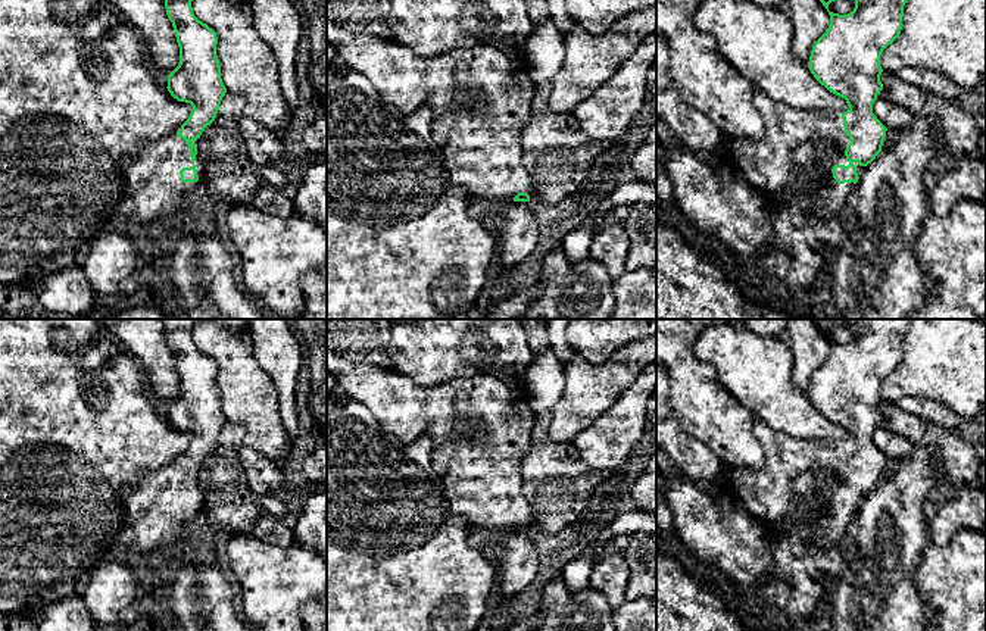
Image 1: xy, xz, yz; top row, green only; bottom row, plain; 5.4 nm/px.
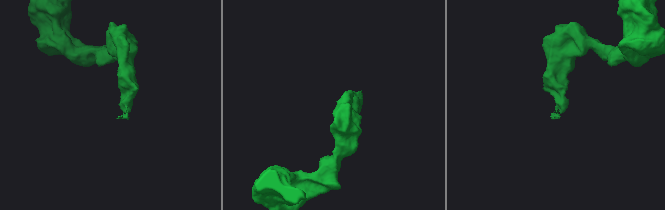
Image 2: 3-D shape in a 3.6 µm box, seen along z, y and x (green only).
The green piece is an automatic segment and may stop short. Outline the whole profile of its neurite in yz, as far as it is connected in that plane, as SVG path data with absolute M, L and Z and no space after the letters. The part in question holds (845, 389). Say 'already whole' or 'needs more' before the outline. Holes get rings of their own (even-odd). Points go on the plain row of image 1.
needs more; M817 319L818 328L830 344L830 354L814 372L808 397L814 407L830 422L846 429L849 438L843 443L795 438L768 427L755 418L752 431L762 446L765 465L753 471L743 466L730 469L731 494L758 521L783 525L787 518L796 518L809 530L815 544L831 547L846 537L848 525L864 499L882 481L887 457L873 443L877 424L883 419L880 385L901 363L904 335L911 319ZM852 327L855 337L848 344L829 340L834 329ZM801 474L817 474L836 480L834 496L827 506L817 506L793 491L793 482Z

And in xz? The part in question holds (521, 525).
needs more; M327 349L327 372L337 381L336 396L365 404L386 432L408 444L422 434L430 437L433 468L441 477L450 510L464 516L472 530L493 530L497 534L530 531L533 512L521 493L521 462L531 444L536 412L524 394L515 393L493 375L421 387L396 371L386 371L372 363L353 363L330 349Z

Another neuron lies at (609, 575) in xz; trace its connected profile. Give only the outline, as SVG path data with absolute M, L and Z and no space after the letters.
M608 550L593 565L589 585L600 591L609 602L612 609L620 607L625 599L627 584L630 581L630 569L623 553Z

